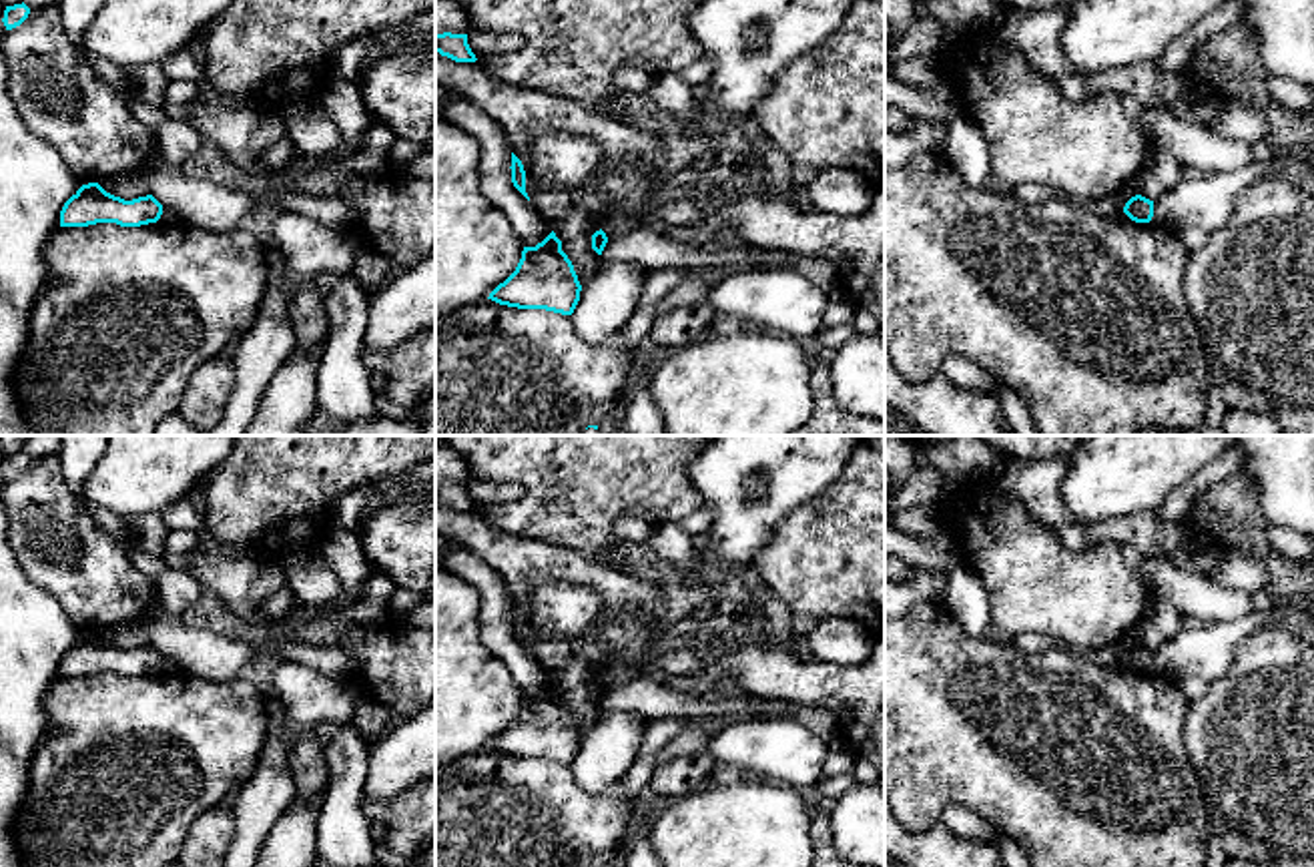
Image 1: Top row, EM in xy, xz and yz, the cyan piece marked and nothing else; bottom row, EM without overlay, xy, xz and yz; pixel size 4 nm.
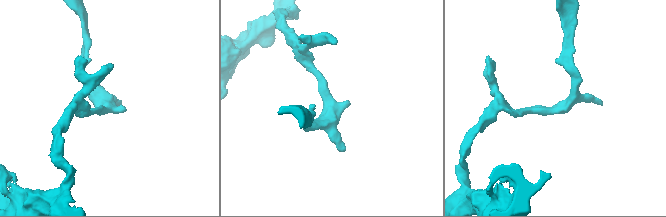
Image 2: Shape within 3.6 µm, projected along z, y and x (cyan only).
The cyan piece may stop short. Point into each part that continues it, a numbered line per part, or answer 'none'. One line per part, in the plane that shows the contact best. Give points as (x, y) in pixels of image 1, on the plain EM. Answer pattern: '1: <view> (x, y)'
none

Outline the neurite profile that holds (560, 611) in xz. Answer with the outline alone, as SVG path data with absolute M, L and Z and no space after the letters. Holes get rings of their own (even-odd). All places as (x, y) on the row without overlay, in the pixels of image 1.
M548 582L534 590L530 622L544 638L572 642L598 628L610 606L588 586Z

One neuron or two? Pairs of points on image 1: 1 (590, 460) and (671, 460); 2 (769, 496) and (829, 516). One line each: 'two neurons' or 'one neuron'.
1: one neuron
2: two neurons

